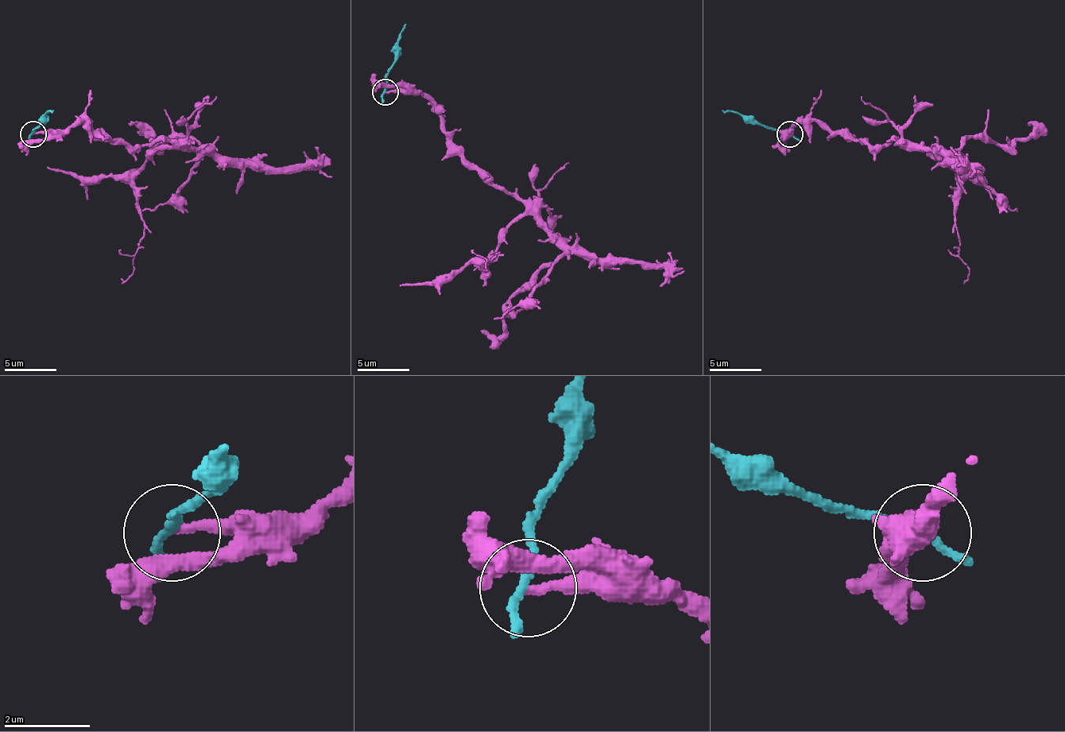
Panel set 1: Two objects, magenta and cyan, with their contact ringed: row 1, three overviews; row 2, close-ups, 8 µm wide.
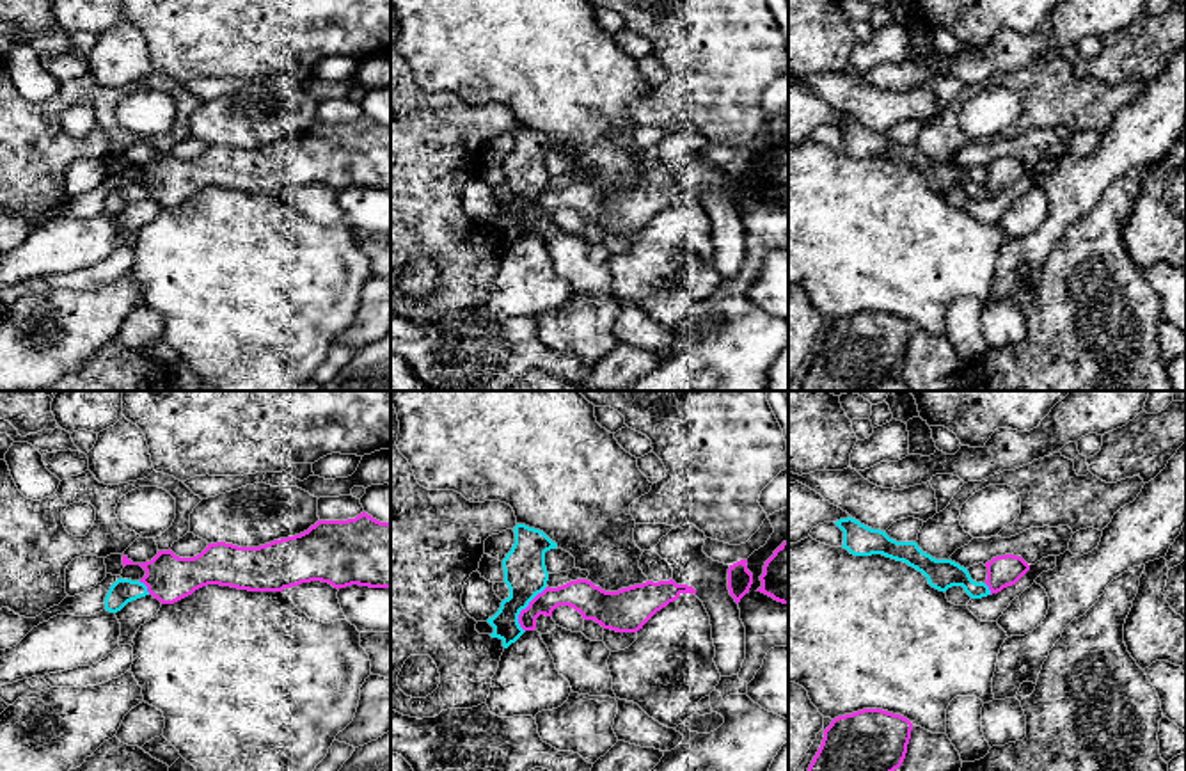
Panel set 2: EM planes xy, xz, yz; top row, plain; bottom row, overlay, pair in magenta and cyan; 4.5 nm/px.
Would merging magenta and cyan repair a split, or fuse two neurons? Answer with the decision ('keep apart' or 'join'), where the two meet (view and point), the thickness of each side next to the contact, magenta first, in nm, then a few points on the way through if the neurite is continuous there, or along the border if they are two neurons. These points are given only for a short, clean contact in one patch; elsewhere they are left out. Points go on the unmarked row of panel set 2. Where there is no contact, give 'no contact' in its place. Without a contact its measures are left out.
keep apart; contact xz (526, 210); calibres 130 and 190 nm; border xz (547, 189), (521, 214), (519, 228), (524, 233)

